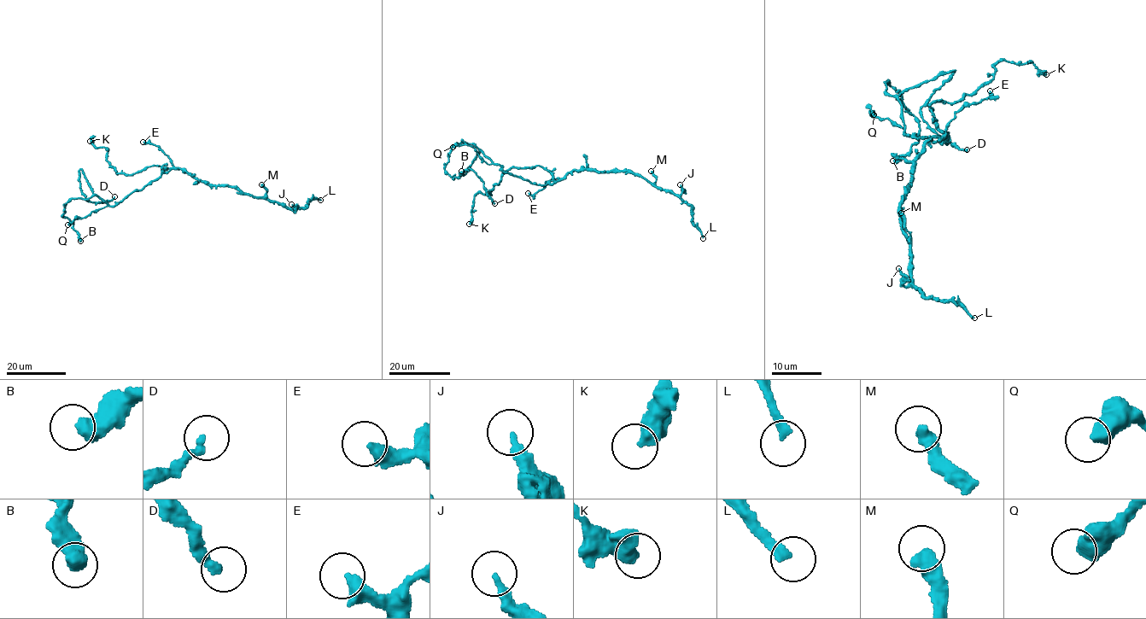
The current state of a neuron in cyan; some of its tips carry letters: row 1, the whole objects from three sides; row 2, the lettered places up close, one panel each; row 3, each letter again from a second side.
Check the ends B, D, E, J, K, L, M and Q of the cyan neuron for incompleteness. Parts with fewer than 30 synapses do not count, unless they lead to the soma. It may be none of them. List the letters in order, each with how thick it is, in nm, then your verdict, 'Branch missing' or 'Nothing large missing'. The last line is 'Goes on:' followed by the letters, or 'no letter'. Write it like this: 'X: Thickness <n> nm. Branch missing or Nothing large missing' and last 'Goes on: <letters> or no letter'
B: Thickness 500 nm. Nothing large missing
D: Thickness 260 nm. Nothing large missing
E: Thickness 440 nm. Nothing large missing
J: Thickness 260 nm. Nothing large missing
K: Thickness 480 nm. Nothing large missing
L: Thickness 260 nm. Branch missing
M: Thickness 480 nm. Nothing large missing
Q: Thickness 550 nm. Nothing large missing
Goes on: L

